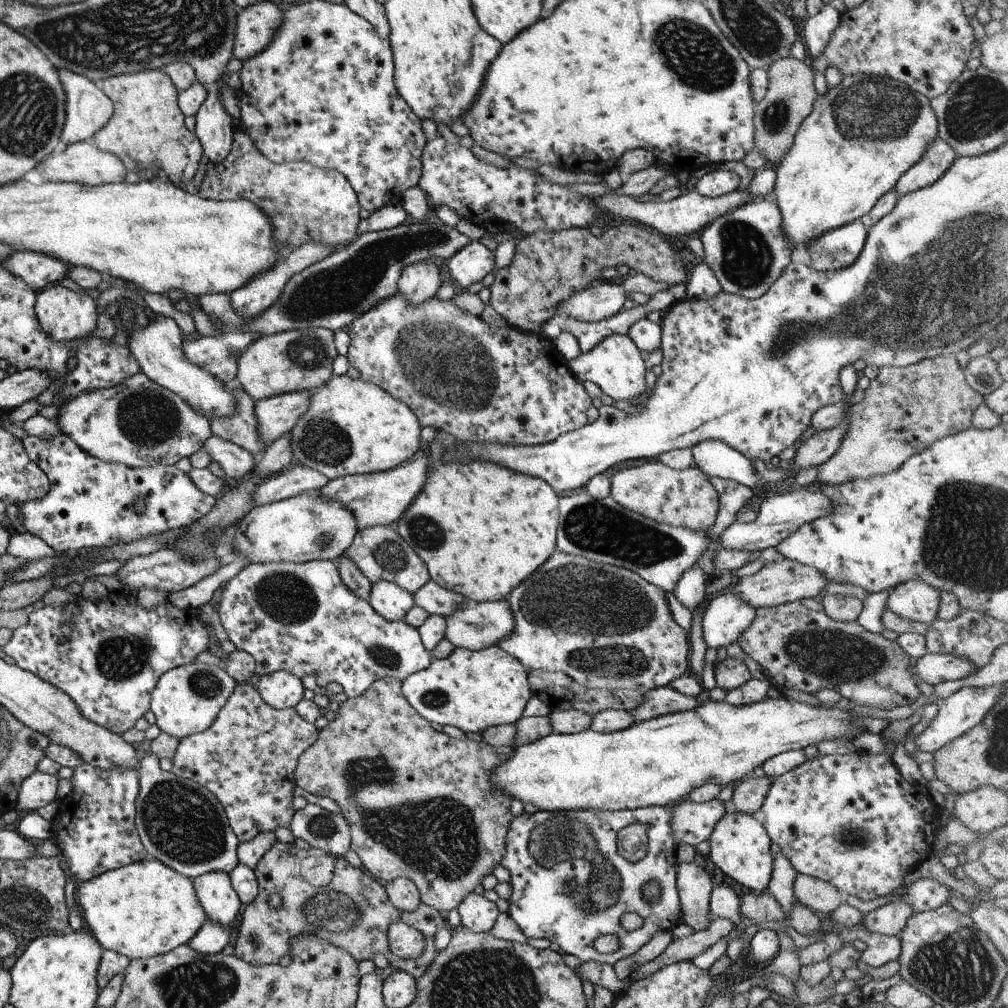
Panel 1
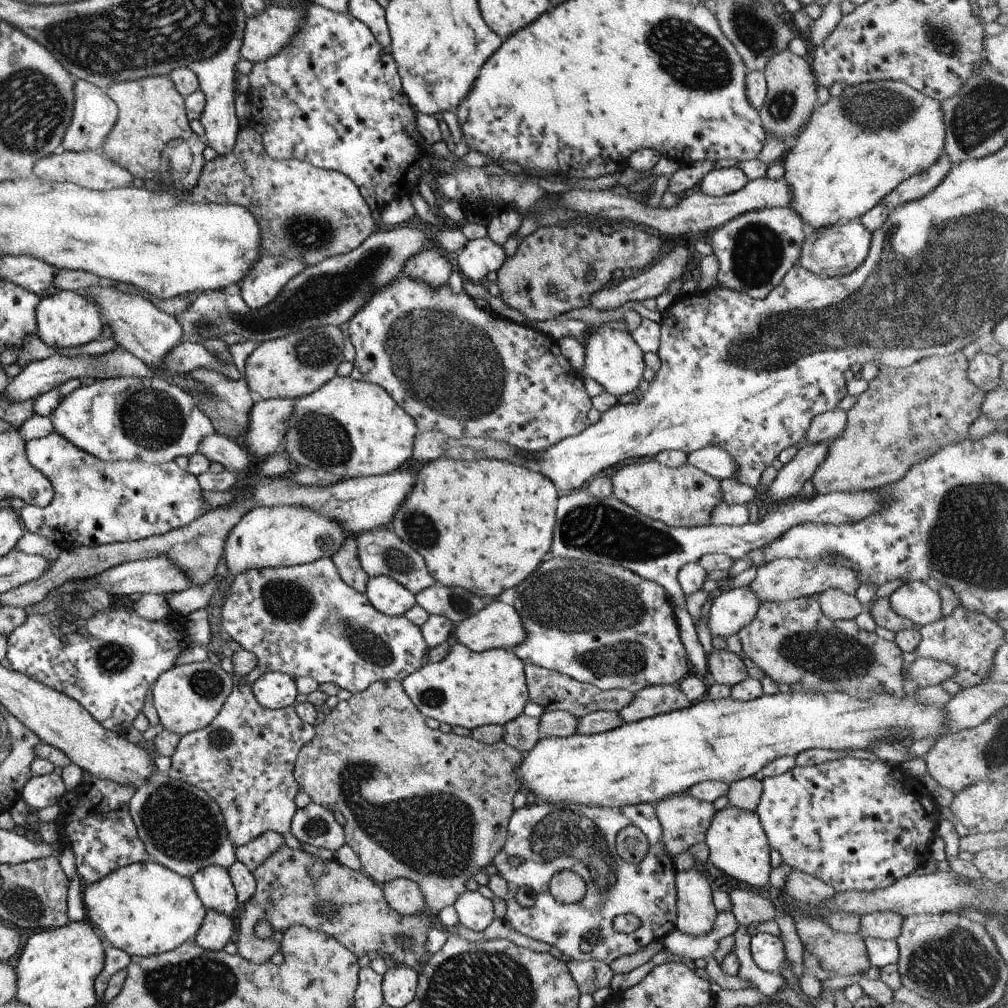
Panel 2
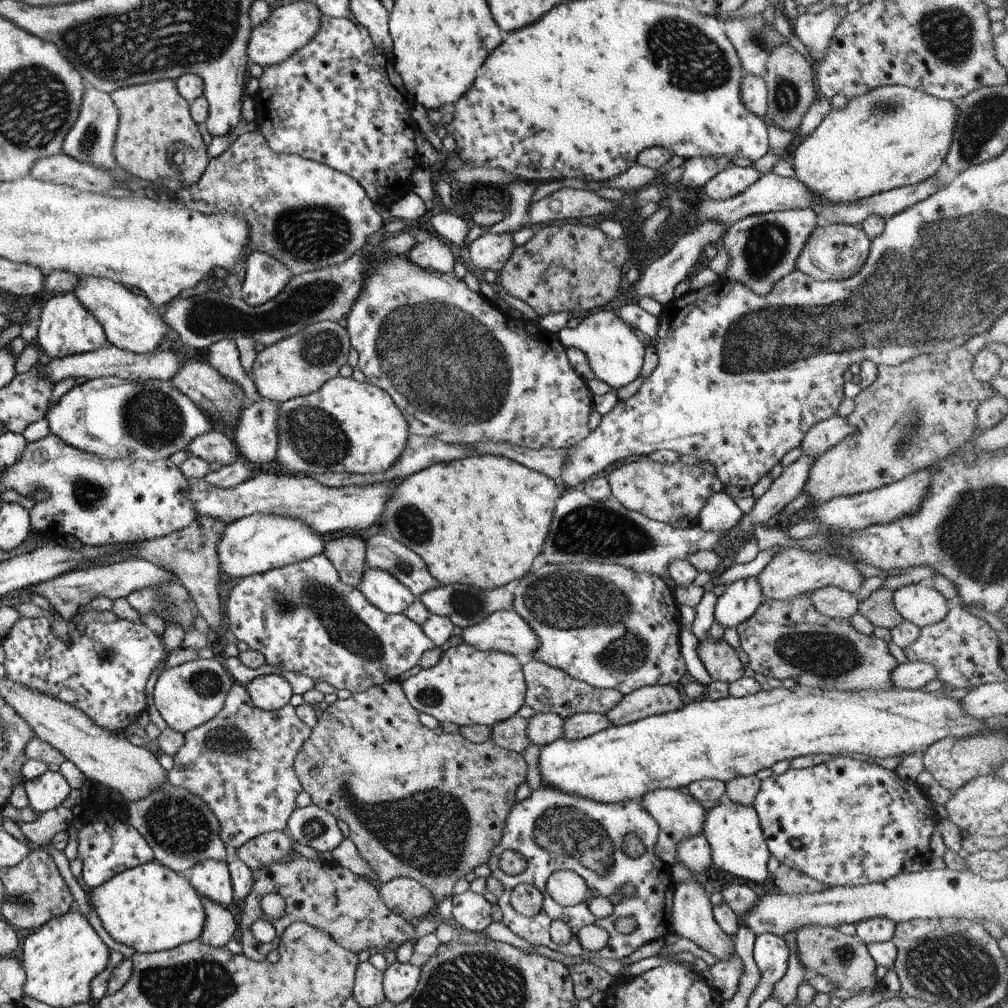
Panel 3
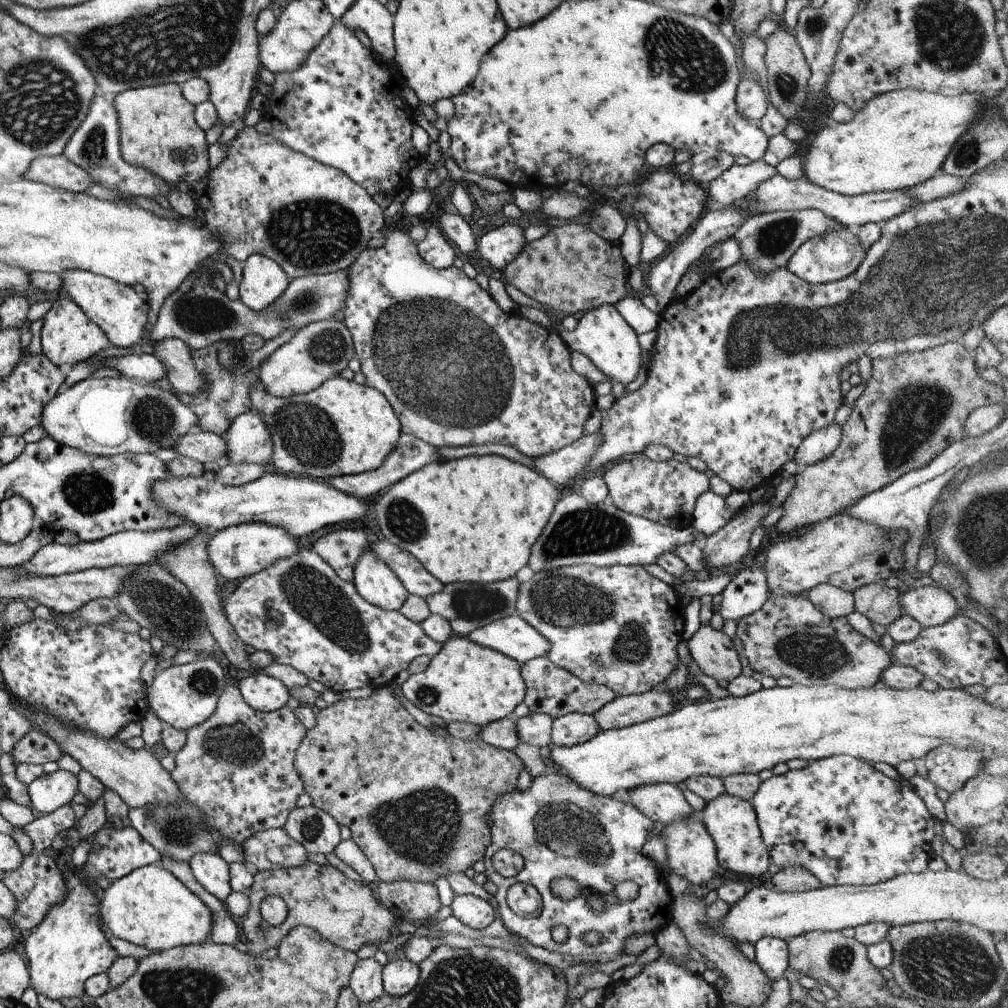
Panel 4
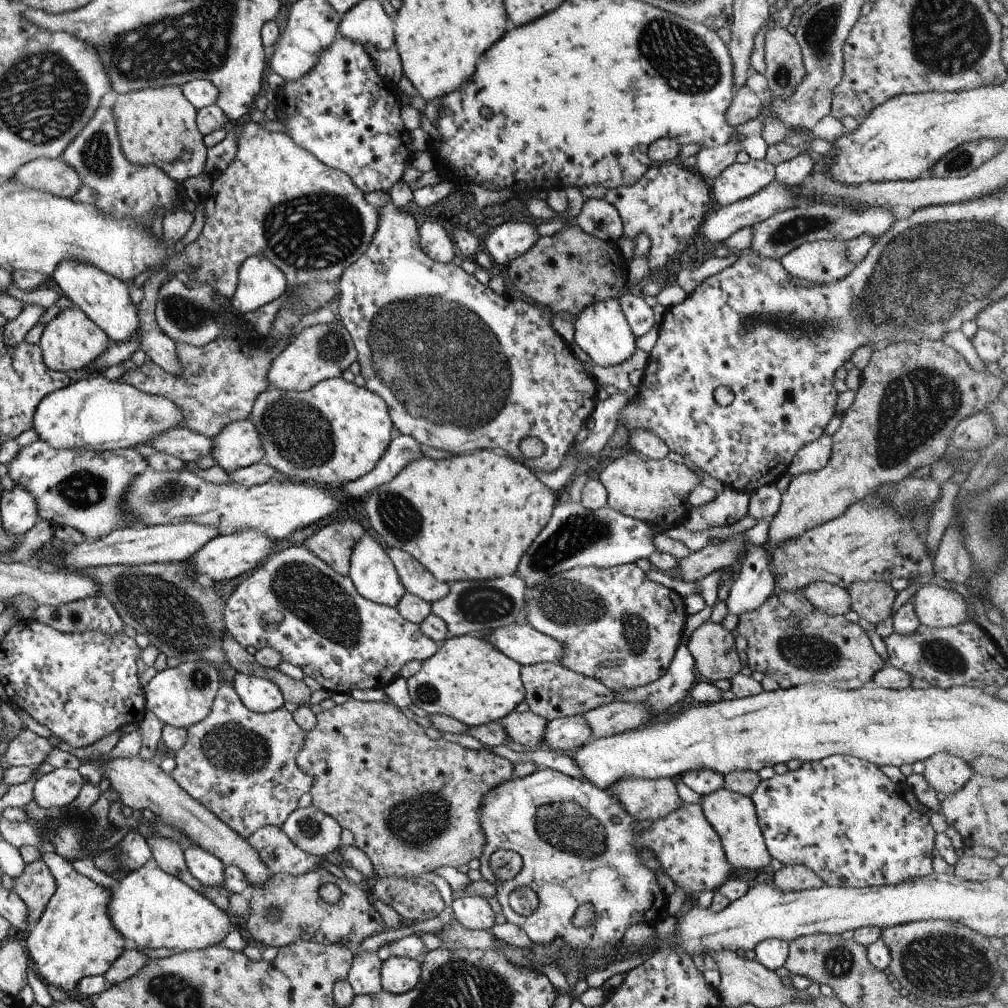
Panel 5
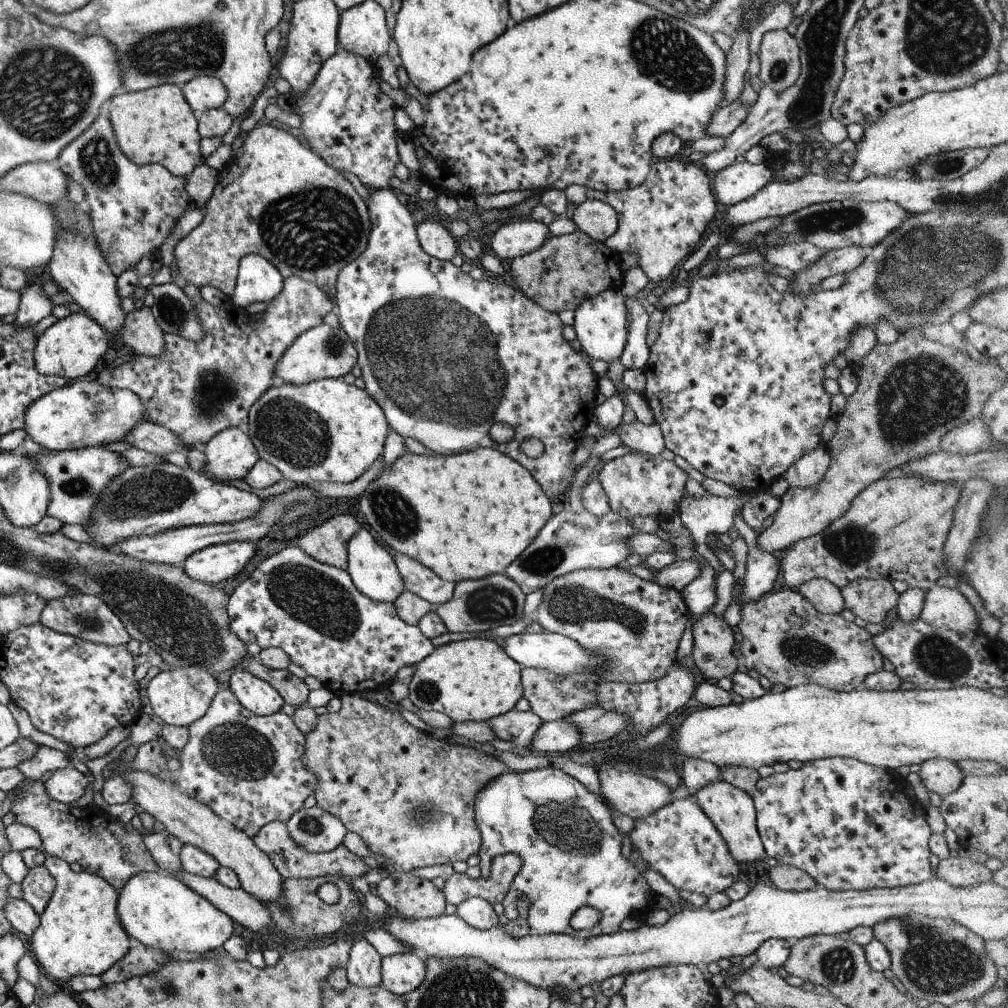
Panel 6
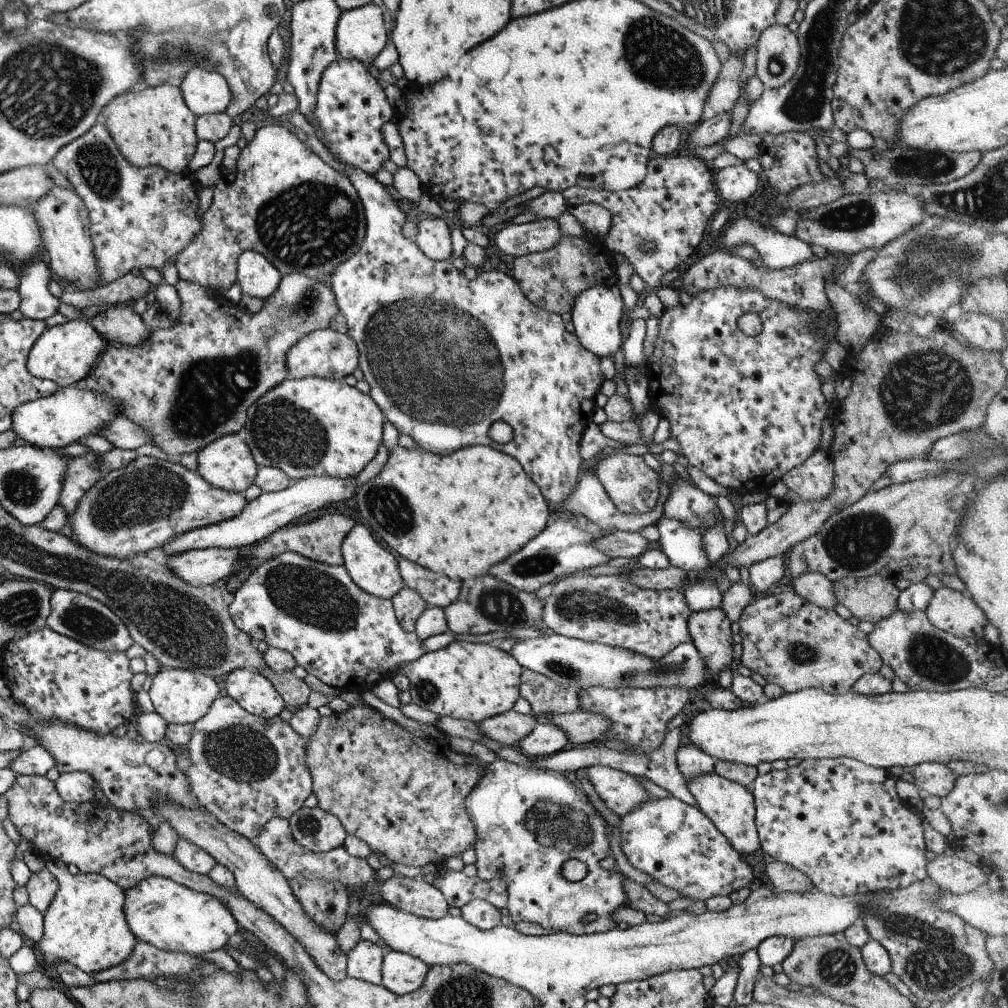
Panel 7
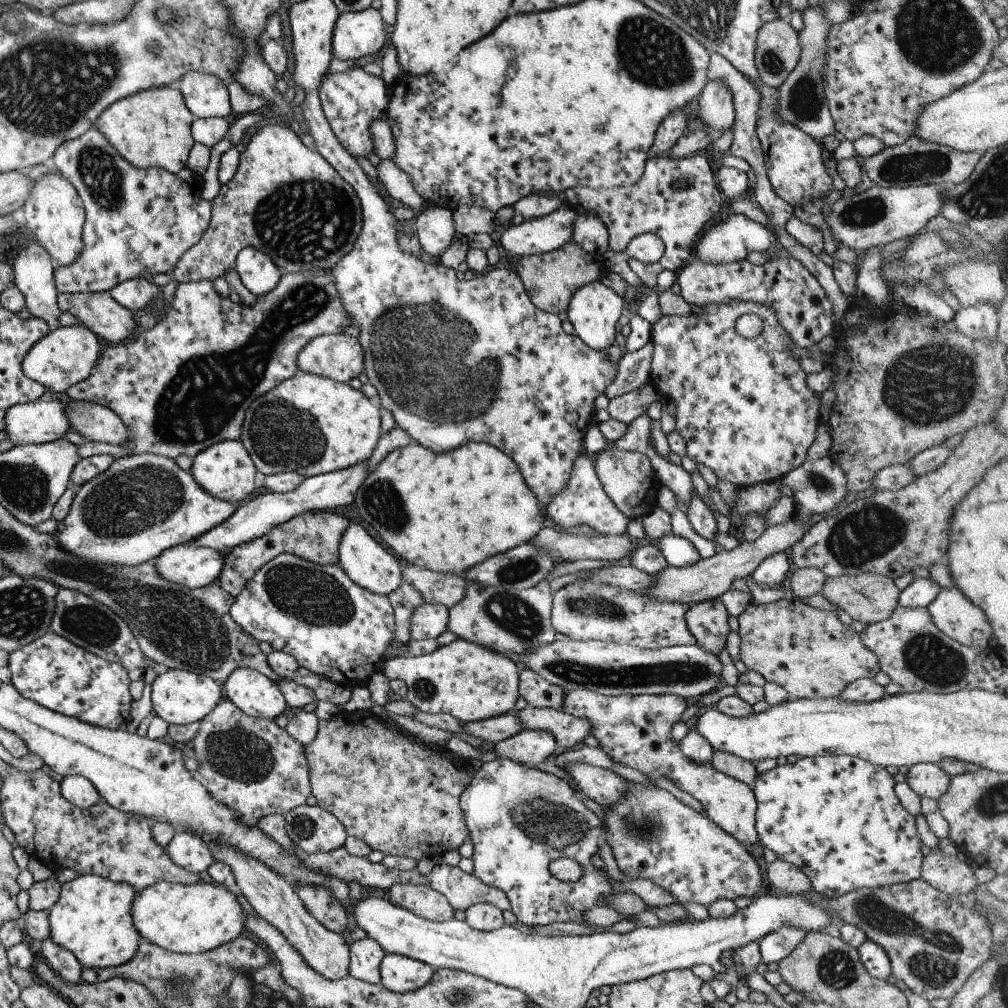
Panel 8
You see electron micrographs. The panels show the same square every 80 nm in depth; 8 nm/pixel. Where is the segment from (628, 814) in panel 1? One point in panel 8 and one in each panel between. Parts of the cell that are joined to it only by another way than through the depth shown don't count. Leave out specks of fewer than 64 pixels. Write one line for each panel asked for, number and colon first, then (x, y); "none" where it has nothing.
2: (618, 852)
3: (609, 845)
4: (558, 828)
5: (577, 844)
6: (570, 854)
7: (528, 821)
8: (518, 819)

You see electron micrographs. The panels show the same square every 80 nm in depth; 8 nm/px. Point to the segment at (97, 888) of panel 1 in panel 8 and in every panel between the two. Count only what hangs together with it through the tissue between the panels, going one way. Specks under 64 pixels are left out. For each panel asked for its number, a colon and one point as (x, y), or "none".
2: (144, 909)
3: (149, 908)
4: (149, 907)
5: (154, 909)
6: (158, 911)
7: (171, 917)
8: (182, 918)

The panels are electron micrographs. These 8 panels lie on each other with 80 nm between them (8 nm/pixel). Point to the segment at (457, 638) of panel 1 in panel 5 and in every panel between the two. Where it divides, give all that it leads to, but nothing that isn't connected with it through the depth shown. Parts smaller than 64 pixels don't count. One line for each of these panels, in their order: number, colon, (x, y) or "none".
2: (498, 626)
3: (505, 631)
4: (512, 636)
5: (526, 646)

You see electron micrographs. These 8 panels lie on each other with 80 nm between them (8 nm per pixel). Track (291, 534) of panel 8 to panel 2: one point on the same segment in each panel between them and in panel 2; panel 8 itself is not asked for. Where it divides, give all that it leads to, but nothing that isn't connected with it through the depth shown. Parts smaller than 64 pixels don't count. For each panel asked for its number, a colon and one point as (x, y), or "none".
2: (345, 559)
3: (346, 553)
4: (339, 548)
5: (332, 543)
6: (325, 542)
7: (319, 540)

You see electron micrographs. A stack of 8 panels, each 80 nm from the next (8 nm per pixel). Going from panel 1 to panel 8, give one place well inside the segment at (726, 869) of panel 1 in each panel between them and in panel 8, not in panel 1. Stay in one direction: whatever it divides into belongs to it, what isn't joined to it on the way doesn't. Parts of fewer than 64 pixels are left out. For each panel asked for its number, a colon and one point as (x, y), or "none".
2: (737, 845)
3: (732, 831)
4: (731, 821)
5: (732, 816)
6: (731, 810)
7: (729, 806)
8: (633, 730)

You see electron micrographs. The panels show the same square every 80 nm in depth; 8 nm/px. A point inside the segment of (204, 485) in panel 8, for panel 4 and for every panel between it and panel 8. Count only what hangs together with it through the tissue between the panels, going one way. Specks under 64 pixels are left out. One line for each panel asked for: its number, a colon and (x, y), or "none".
4: (246, 440)
5: (236, 446)
6: (229, 455)
7: (226, 463)

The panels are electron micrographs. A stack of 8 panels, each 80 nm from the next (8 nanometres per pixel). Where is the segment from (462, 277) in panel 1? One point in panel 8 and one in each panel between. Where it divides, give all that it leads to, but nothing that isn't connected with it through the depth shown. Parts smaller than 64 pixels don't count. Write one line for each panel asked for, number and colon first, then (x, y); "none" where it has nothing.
2: (481, 255)
3: (490, 251)
4: (497, 247)
5: (509, 239)
6: (512, 240)
7: (515, 240)
8: (543, 234)

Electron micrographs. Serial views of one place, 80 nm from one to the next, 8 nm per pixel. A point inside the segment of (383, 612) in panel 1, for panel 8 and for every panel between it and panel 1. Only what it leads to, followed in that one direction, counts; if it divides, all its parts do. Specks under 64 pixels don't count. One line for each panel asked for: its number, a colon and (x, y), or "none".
2: (384, 594)
3: (382, 590)
4: (375, 582)
5: (372, 573)
6: (372, 570)
7: (374, 570)
8: (365, 562)

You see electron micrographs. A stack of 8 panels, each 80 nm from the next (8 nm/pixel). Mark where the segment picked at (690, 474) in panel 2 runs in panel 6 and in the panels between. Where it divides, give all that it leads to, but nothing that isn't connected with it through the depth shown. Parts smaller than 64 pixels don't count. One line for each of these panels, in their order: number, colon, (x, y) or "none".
3: (673, 493)
4: (663, 492)
5: (655, 491)
6: (634, 485)

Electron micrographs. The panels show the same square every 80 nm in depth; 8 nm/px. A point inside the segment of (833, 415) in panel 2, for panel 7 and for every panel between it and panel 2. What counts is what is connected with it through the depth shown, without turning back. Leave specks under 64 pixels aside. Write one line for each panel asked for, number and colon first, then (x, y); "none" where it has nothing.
3: (821, 436)
4: (815, 447)
5: (814, 455)
6: (808, 470)
7: (812, 480)

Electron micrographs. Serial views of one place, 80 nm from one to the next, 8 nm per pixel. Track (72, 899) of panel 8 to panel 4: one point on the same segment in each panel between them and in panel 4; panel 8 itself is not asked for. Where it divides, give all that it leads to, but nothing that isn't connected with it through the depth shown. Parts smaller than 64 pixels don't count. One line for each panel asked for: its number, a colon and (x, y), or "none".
4: (68, 946)
5: (73, 938)
6: (79, 933)
7: (84, 925)

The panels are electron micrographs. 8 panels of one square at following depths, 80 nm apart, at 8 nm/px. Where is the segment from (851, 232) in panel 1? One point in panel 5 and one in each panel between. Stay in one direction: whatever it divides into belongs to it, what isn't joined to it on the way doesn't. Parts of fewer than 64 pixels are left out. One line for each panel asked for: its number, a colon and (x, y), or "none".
2: (834, 250)
3: (833, 252)
4: (827, 258)
5: (823, 261)

